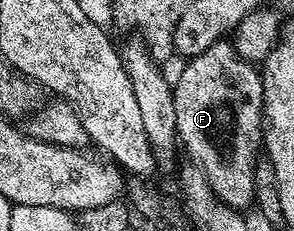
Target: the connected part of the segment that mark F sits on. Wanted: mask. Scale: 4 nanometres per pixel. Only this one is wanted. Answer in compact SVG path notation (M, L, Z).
M224 38L188 61L173 94L180 147L207 174L211 190L224 204L245 210L254 203L256 164L263 152L265 99L260 71Z

